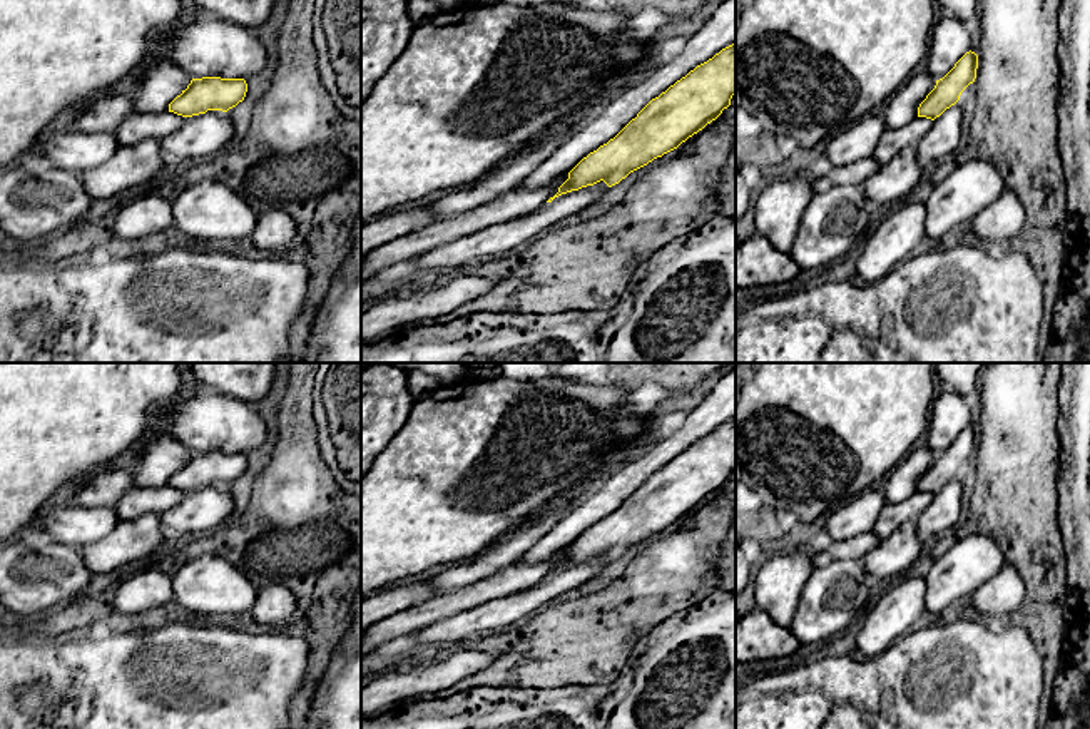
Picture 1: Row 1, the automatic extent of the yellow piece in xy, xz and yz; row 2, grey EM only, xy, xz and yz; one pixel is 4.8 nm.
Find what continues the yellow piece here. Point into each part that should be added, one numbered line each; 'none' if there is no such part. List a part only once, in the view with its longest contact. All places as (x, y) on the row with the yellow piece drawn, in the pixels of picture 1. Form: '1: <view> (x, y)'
none

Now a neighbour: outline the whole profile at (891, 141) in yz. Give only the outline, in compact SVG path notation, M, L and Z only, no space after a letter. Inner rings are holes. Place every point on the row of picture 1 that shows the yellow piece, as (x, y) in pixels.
M916 117L899 129L886 129L873 150L871 159L878 164L889 162L901 149L914 147L930 130L931 124L931 119Z

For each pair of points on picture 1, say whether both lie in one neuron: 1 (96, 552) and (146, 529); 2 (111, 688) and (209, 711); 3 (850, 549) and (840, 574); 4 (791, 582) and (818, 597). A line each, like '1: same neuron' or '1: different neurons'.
1: same neuron
2: same neuron
3: different neurons
4: different neurons

